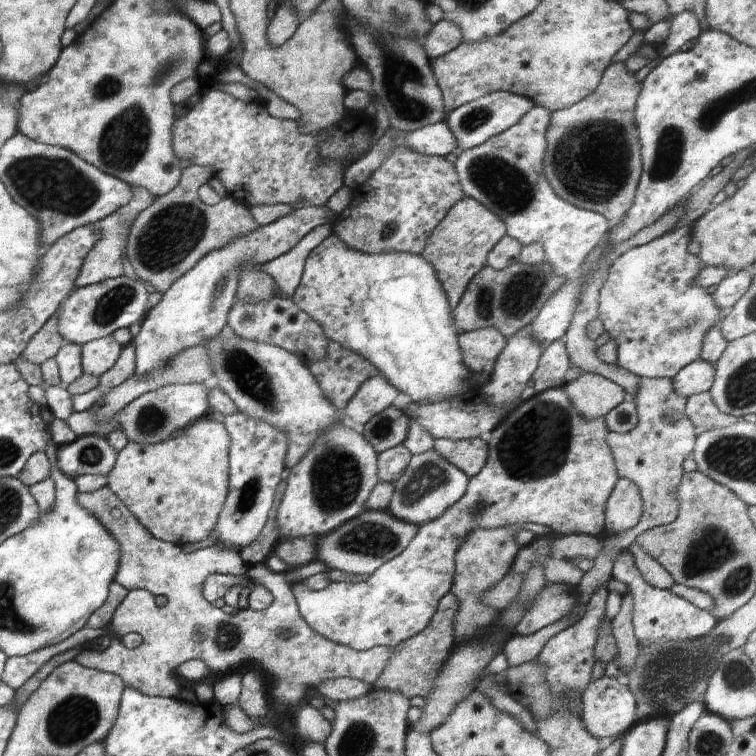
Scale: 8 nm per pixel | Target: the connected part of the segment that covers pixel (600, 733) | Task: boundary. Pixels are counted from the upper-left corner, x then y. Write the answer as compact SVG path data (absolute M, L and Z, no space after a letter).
M604 675L601 679L591 680L591 683L581 694L581 719L585 729L597 739L604 736L625 734L636 724L636 699L621 678L609 678Z

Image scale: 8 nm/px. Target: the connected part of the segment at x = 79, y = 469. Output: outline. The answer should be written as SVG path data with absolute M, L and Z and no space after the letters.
M82 435L73 443L62 445L56 451L60 472L73 481L82 475L107 476L117 459L117 452L106 437Z

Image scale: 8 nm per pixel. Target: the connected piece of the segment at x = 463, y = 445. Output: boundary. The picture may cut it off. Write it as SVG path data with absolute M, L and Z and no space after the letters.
M476 437L465 441L435 439L433 449L471 479L486 464L488 447L487 442Z

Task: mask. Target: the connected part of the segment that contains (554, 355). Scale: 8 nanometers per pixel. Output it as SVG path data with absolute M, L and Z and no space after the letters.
M562 340L554 341L543 349L538 366L534 371L534 390L536 393L558 388L565 384L564 374L570 368L571 362Z

